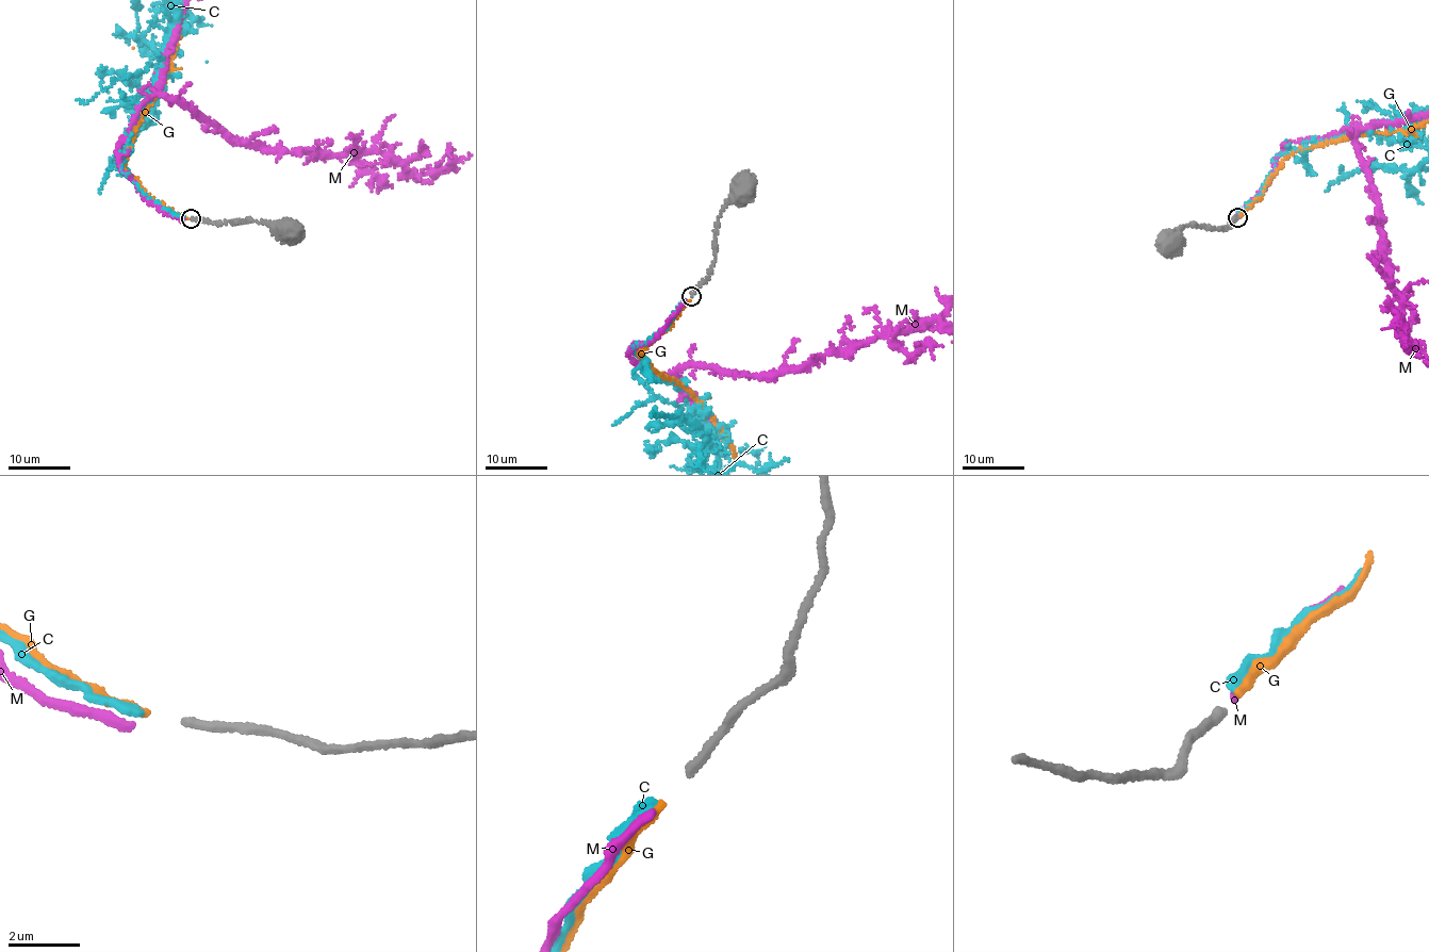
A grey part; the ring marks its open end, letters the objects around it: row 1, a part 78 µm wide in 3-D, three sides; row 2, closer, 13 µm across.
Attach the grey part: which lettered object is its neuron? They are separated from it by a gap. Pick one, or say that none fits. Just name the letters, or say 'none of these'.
C

